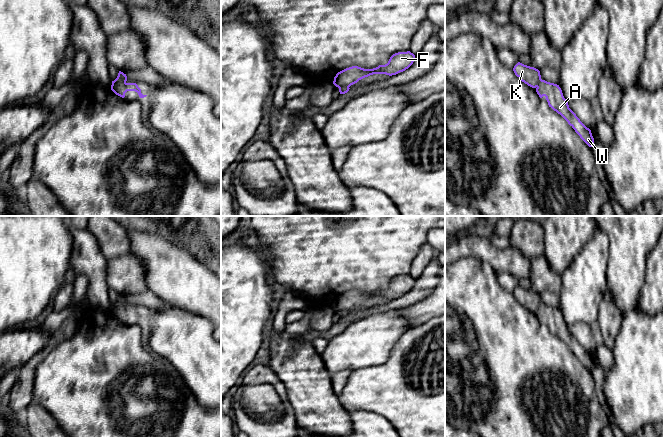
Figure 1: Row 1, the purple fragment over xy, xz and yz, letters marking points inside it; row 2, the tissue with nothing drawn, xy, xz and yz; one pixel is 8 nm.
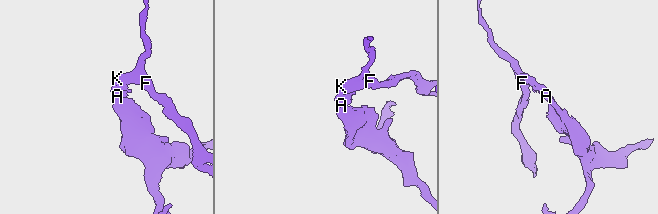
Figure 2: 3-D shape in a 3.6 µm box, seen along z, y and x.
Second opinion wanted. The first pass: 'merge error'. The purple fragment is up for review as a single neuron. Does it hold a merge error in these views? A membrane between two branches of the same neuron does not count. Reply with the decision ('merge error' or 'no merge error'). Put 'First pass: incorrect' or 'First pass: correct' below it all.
merge error
First pass: correct

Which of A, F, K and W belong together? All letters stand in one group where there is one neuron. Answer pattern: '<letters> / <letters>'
A W / F K

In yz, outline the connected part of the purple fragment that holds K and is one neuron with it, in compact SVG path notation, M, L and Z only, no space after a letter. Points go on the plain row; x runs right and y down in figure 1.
M520 286L514 290L513 295L522 306L532 312L536 312L541 304L540 295L538 293Z

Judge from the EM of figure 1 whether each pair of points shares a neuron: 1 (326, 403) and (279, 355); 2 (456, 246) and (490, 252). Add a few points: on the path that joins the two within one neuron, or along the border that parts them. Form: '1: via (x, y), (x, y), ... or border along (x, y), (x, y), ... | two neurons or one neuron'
1: via (314, 391), (290, 367) | one neuron
2: via (464, 246), (482, 248) | one neuron

